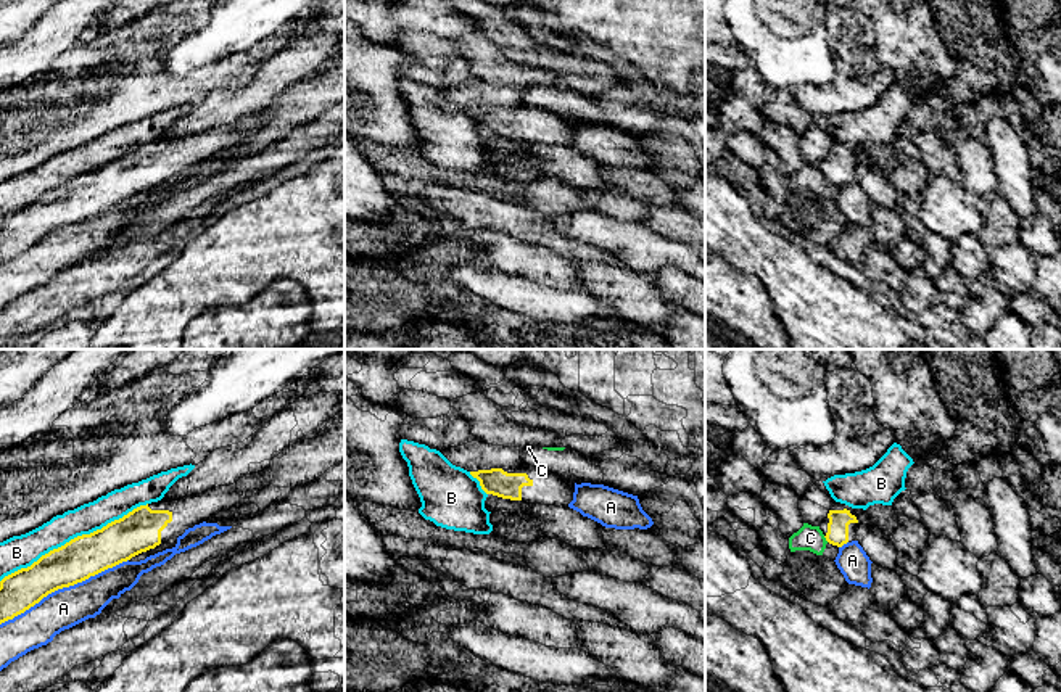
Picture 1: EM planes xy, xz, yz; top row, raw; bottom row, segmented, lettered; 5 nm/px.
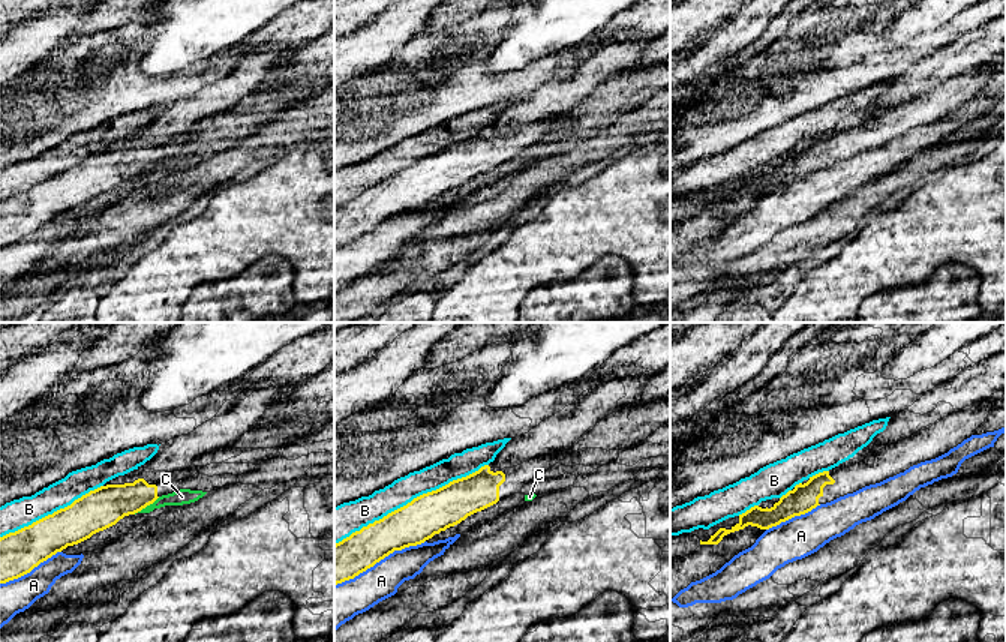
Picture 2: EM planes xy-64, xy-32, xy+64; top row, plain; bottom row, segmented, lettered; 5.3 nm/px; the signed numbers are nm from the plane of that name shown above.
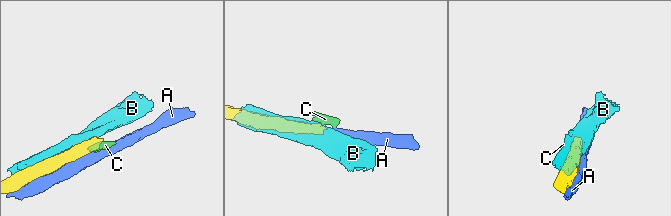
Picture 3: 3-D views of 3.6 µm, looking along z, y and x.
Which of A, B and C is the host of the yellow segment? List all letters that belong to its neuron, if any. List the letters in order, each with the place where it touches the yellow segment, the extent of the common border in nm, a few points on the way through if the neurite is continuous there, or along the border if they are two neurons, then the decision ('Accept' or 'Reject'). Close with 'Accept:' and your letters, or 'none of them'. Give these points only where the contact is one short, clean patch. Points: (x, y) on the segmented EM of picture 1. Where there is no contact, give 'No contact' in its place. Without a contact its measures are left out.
A: Touches yellow at xy (63, 586). Shared border 700 nm. Reject
B: Touches yellow at xy (74, 538). Shared border 850 nm. Reject
C: Touches yellow at yz (826, 539). Shared border 40 nm. Boundary: yz (823, 536), (828, 541). Reject
Accept: none of them

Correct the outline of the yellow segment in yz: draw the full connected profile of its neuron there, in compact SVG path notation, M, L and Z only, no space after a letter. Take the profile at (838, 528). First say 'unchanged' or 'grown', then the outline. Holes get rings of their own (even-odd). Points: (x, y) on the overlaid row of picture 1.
grown; M840 502L831 505L828 517L819 525L826 541L837 547L857 541L857 528L855 509Z

